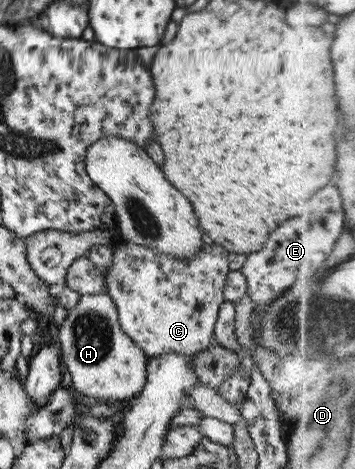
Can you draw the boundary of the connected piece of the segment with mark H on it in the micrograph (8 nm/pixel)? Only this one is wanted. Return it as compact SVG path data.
M105 293L80 295L74 309L54 333L62 347L62 363L70 374L75 394L94 399L130 399L144 386L148 361L141 349L121 329L114 304Z

